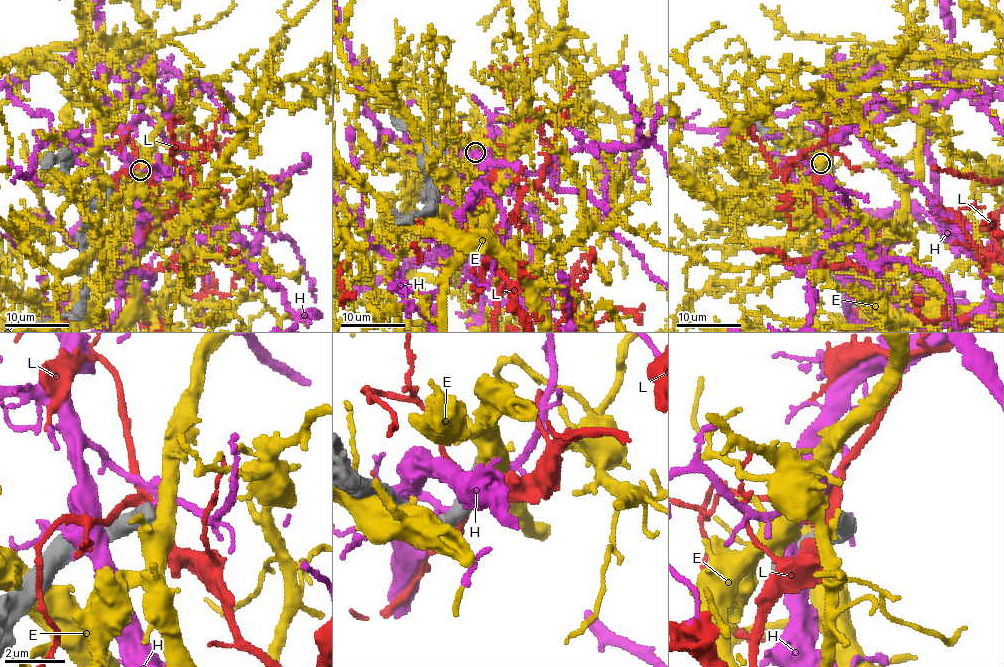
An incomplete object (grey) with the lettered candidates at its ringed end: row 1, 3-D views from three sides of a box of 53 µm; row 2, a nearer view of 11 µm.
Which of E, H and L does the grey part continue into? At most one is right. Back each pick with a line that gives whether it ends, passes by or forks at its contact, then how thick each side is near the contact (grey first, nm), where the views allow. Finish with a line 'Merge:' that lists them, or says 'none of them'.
Merge: none of them

